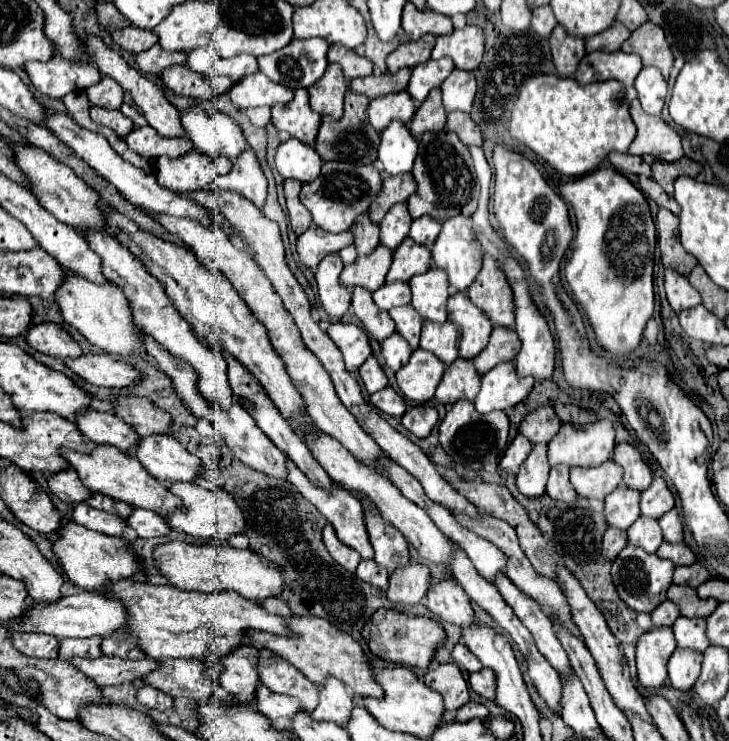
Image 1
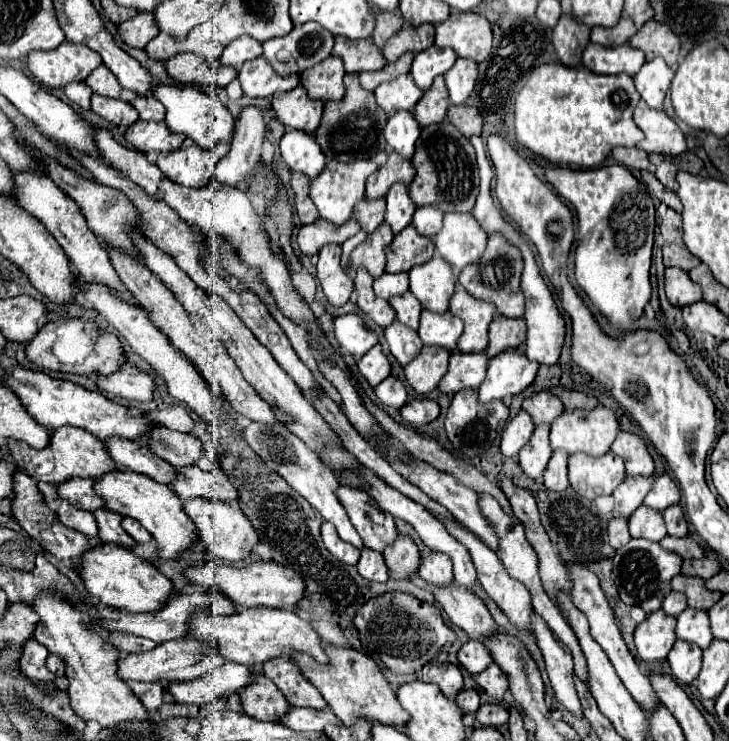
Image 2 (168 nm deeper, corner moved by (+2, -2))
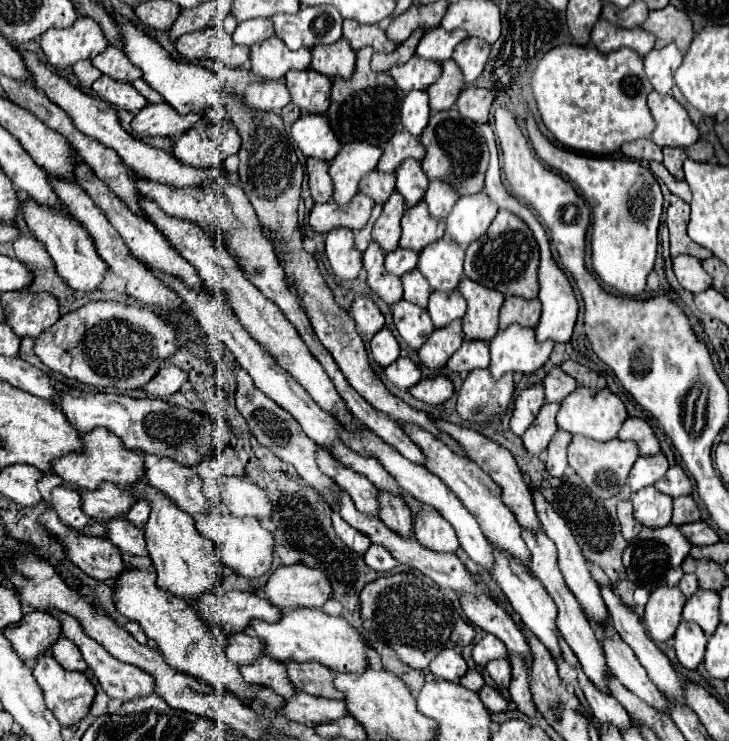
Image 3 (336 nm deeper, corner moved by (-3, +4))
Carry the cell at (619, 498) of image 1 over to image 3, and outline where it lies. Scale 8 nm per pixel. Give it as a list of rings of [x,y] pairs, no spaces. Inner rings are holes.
[[[656,453],[650,457],[638,457],[632,471],[630,471],[630,487],[636,493],[642,487],[654,485],[658,479],[662,479],[668,471],[668,461],[664,457],[664,453]]]

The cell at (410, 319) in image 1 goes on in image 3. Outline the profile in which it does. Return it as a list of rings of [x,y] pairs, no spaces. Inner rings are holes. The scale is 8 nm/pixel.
[[[418,269],[410,271],[408,275],[402,275],[402,285],[404,285],[404,299],[418,305],[418,307],[426,307],[428,305],[428,297],[432,293],[432,289],[428,287],[428,281],[424,279],[424,275],[420,275]]]

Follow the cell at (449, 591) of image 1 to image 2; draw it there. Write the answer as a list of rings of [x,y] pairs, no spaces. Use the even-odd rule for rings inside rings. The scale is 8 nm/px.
[[[425,551],[419,565],[419,577],[431,587],[449,587],[453,585],[453,565],[447,555]]]

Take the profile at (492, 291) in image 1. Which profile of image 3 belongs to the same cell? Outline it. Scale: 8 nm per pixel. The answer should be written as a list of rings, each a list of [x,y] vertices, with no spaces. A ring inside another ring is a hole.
[[[498,211],[496,219],[492,221],[492,227],[488,227],[488,231],[480,239],[476,239],[476,243],[468,245],[464,273],[472,281],[496,289],[502,295],[518,295],[532,299],[540,291],[538,263],[540,263],[540,249],[528,225],[510,211]]]

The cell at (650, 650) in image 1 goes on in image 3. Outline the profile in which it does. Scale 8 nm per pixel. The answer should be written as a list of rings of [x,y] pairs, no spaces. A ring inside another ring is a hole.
[[[658,587],[656,591],[652,591],[646,603],[644,623],[648,627],[650,637],[656,643],[662,643],[674,637],[676,627],[682,619],[684,603],[686,603],[686,597],[678,591],[678,587]]]

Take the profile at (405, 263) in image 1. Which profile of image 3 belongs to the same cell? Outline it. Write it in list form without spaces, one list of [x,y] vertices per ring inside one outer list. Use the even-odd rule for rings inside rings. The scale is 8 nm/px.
[[[424,199],[416,203],[416,207],[408,207],[402,217],[402,239],[400,247],[422,251],[426,245],[438,241],[444,235],[444,221],[432,219],[428,215],[428,205],[424,205]]]

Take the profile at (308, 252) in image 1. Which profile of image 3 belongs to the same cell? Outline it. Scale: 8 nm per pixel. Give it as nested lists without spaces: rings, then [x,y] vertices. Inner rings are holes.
[[[360,191],[354,195],[354,199],[348,203],[348,207],[340,207],[334,201],[328,203],[316,203],[310,211],[310,227],[316,233],[326,235],[334,227],[348,227],[348,229],[362,229],[372,213],[372,199],[368,195],[360,195]]]

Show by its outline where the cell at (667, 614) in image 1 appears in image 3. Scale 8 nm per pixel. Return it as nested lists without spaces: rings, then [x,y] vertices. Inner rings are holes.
[[[686,573],[686,575],[680,579],[678,587],[680,587],[680,591],[682,591],[686,597],[690,597],[690,595],[692,595],[692,593],[698,589],[698,579],[696,579],[696,575]]]

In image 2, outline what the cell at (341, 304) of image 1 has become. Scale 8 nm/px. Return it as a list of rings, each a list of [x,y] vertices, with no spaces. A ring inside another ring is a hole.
[[[325,245],[317,255],[317,279],[323,287],[327,303],[335,307],[345,305],[353,293],[353,279],[341,267],[339,257],[339,245]]]

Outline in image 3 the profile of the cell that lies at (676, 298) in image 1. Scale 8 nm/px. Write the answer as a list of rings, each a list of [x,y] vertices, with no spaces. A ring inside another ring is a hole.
[[[680,255],[672,259],[674,273],[684,289],[690,293],[700,293],[712,287],[712,277],[702,269],[702,263],[692,255]]]

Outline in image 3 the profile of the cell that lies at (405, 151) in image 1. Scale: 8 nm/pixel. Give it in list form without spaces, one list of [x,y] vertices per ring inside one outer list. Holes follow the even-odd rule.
[[[412,91],[406,95],[402,105],[402,125],[414,135],[420,137],[422,129],[428,125],[430,107],[426,91]]]

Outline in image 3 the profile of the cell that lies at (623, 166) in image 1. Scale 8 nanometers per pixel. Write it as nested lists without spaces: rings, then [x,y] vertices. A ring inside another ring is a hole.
[[[638,139],[622,145],[622,153],[636,161],[662,161],[662,149],[652,139]]]

